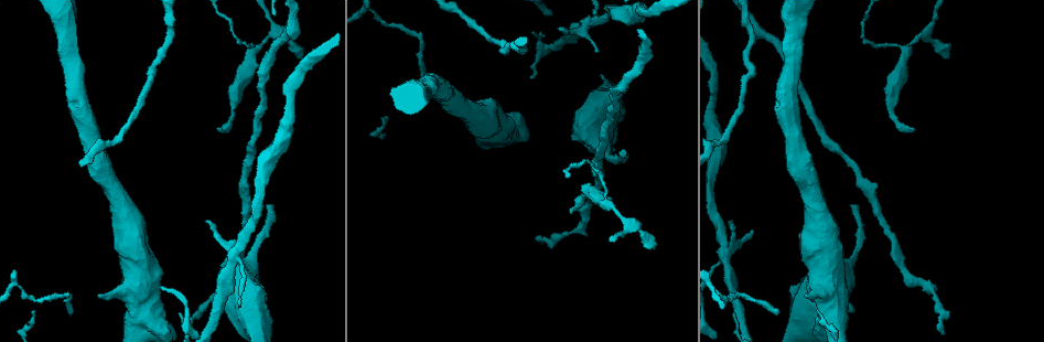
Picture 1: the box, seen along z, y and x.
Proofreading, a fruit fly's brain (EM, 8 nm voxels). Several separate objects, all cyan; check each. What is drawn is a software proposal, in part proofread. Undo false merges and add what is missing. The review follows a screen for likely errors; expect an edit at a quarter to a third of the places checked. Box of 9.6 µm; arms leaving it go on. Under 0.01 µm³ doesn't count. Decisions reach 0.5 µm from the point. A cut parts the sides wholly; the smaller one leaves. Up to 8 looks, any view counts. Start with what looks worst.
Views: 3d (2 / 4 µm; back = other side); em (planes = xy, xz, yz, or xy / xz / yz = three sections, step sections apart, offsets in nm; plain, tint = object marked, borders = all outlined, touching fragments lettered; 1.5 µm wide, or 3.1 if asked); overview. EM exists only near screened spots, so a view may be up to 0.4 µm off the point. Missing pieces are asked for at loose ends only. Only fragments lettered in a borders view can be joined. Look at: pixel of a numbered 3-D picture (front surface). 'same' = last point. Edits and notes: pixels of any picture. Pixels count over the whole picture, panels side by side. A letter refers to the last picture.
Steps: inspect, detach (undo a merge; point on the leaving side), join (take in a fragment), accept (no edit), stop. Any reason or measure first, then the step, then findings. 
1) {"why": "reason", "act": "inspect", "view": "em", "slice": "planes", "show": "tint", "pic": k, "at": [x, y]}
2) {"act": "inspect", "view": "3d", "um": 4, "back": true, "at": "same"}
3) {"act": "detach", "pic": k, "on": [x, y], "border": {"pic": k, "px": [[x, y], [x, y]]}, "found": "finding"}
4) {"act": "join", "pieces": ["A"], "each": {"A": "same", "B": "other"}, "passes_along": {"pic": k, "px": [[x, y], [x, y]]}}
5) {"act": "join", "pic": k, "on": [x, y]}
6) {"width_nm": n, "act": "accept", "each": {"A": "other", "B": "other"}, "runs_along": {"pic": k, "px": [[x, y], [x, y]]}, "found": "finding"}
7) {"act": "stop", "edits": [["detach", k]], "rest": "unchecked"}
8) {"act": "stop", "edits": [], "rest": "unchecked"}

{"why": "an open end", "act": "inspect", "view": "3d", "um": 2, "pic": 1, "at": [571, 212]}

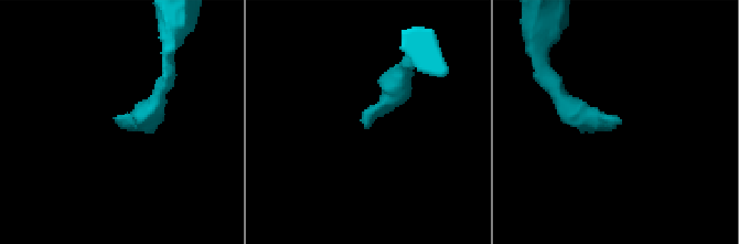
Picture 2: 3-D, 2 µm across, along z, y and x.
{"act": "inspect", "view": "em", "slice": "yz", "step": 8, "show": "tint", "pic": 2, "at": [121, 126]}

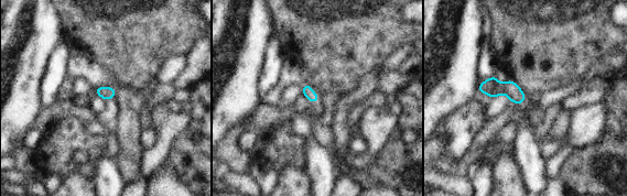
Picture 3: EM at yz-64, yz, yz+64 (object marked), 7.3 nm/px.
{"act": "inspect", "view": "em", "slice": "planes", "show": "borders", "at": "same"}

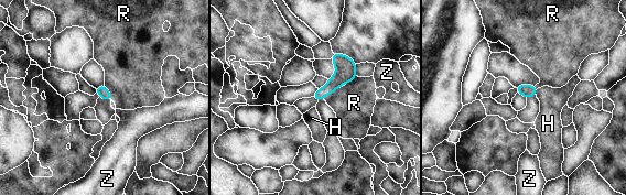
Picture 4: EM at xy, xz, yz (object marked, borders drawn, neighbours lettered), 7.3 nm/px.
{"act": "join", "pieces": ["H"], "each": {"H": "same", "R": "other", "Z": "other"}, "passes_along": {"pic": 4, "px": [[527, 90], [537, 91], [548, 123]]}, "found": "the neuron continues"}

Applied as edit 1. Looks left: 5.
{"why": "branch stops here", "act": "inspect", "view": "em", "slice": "planes", "show": "borders", "pic": 1, "at": [805, 294]}

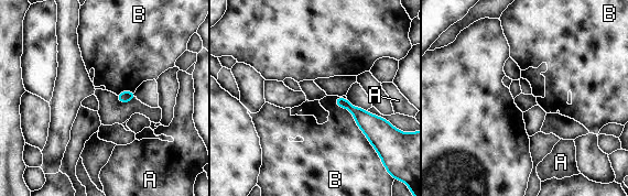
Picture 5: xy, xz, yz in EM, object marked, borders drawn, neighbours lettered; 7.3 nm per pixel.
{"act": "accept", "each": {"A": "other", "B": "other"}, "found": "none of them fits"}

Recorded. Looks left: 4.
{"act": "stop", "edits": [["join", 4]], "rest": "unchecked"}

